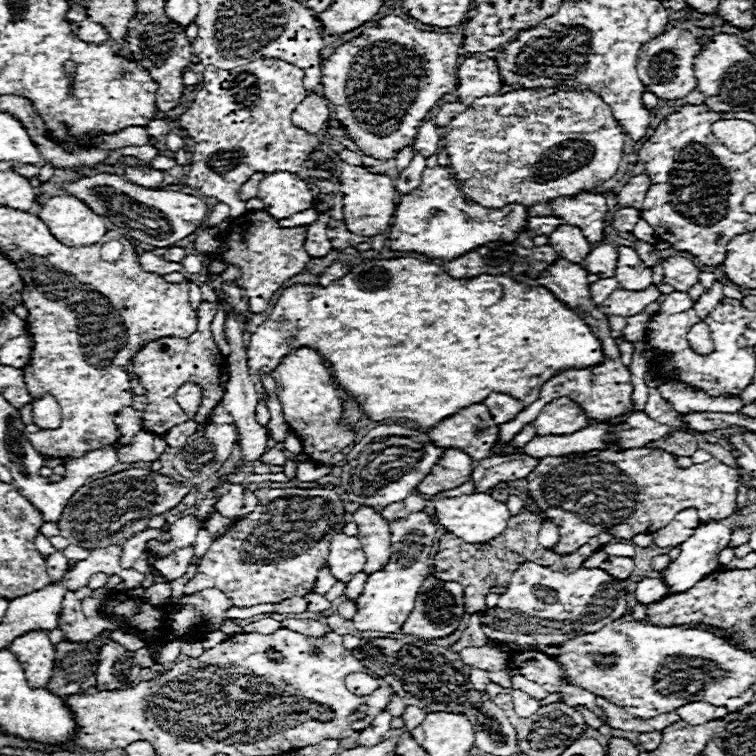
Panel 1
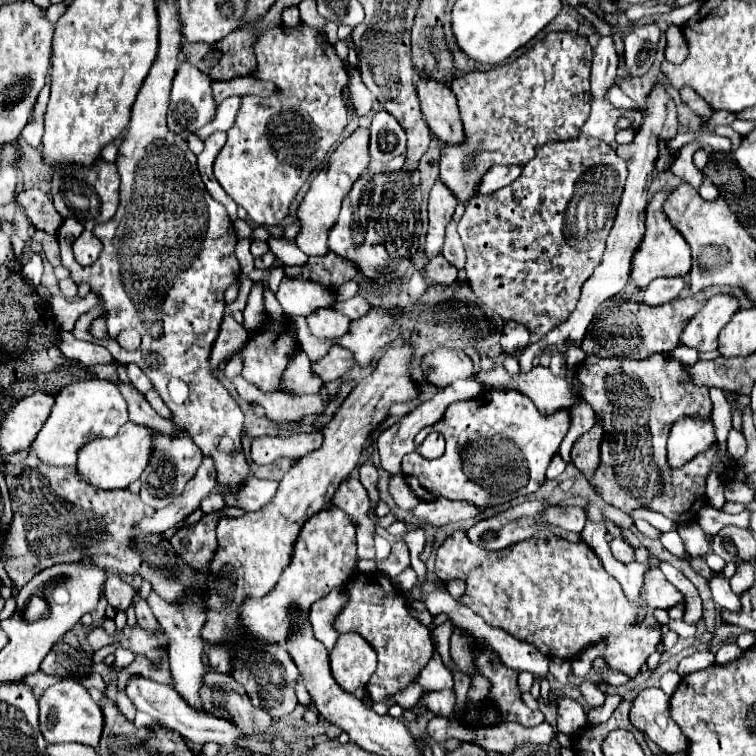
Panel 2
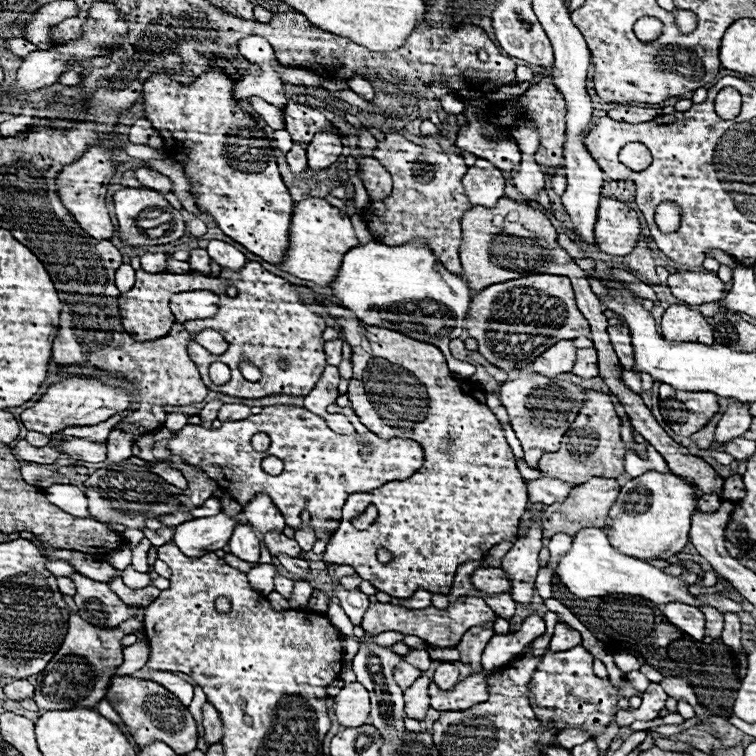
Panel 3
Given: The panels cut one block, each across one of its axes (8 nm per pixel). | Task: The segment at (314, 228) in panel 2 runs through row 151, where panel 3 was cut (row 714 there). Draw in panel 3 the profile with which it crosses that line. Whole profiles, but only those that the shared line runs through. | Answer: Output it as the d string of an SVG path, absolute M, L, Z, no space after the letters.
M350 682L338 692L338 696L332 698L332 708L336 720L342 726L358 728L368 722L368 714L370 714L368 690L360 682Z

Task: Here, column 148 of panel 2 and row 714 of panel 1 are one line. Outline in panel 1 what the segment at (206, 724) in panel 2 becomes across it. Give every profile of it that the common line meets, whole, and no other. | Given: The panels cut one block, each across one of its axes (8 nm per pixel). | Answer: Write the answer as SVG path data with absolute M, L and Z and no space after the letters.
M692 702L692 704L676 708L676 712L680 714L680 718L684 722L688 722L692 726L702 726L702 724L708 724L710 720L714 720L716 706L712 706L708 702Z

